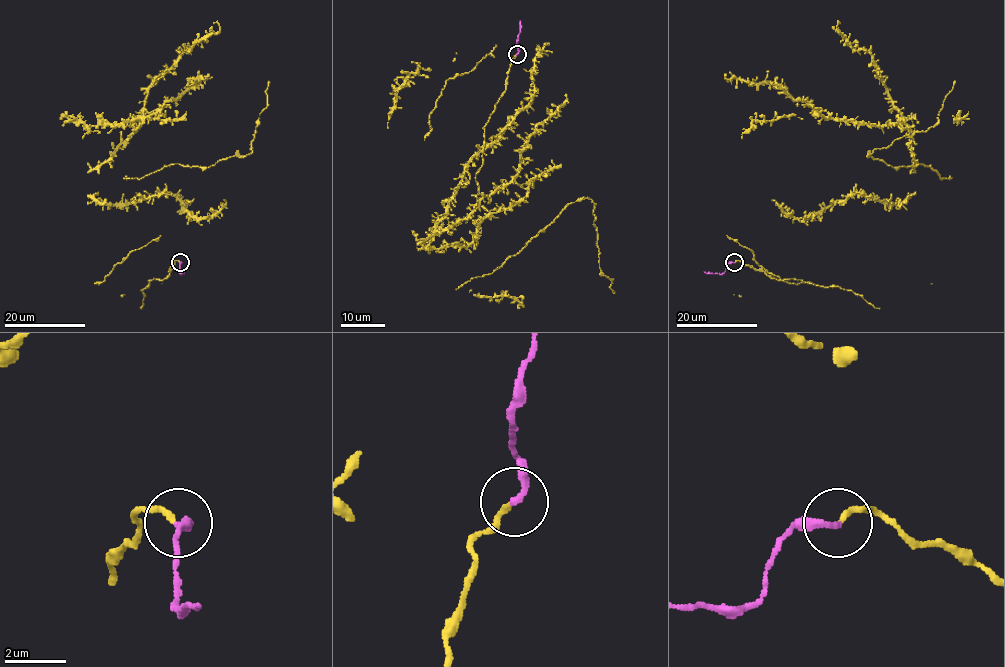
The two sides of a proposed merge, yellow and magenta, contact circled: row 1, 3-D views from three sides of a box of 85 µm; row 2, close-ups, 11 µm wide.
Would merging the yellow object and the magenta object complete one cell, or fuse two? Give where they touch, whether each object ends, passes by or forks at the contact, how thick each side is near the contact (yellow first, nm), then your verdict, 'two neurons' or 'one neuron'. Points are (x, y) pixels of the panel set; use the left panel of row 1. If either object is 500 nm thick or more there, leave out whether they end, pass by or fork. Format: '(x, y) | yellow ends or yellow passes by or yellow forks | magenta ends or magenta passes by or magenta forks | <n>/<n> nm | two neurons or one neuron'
(180, 262) | yellow ends | magenta ends | 180/240 nm | two neurons

